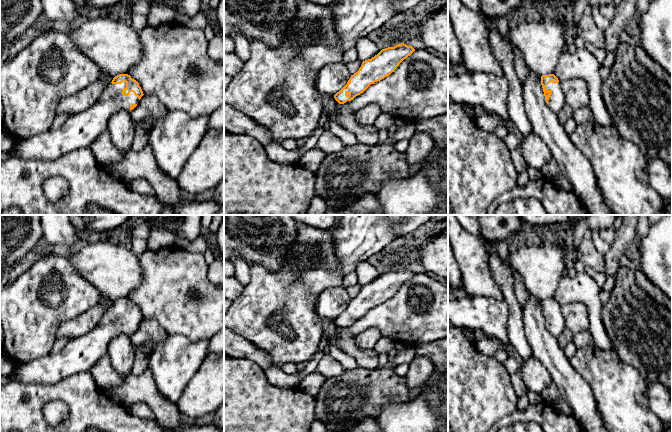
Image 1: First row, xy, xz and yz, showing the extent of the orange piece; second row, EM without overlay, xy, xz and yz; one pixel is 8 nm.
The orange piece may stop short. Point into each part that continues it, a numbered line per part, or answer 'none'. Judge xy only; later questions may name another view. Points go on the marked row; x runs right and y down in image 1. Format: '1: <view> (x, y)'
1: xy (80, 130)

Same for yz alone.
1: yz (556, 101)

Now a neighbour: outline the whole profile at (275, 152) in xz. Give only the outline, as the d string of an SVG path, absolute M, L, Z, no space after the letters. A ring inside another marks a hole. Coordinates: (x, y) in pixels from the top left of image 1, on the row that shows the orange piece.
M318 126L306 140L301 142L301 146L296 150L287 150L279 143L272 143L265 146L266 155L274 162L296 165L304 153L316 147L316 144L323 132L324 129L322 126Z

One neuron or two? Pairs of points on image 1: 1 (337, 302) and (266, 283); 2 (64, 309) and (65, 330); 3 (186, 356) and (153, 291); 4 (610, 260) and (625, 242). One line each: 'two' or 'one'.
1: two
2: two
3: two
4: one

